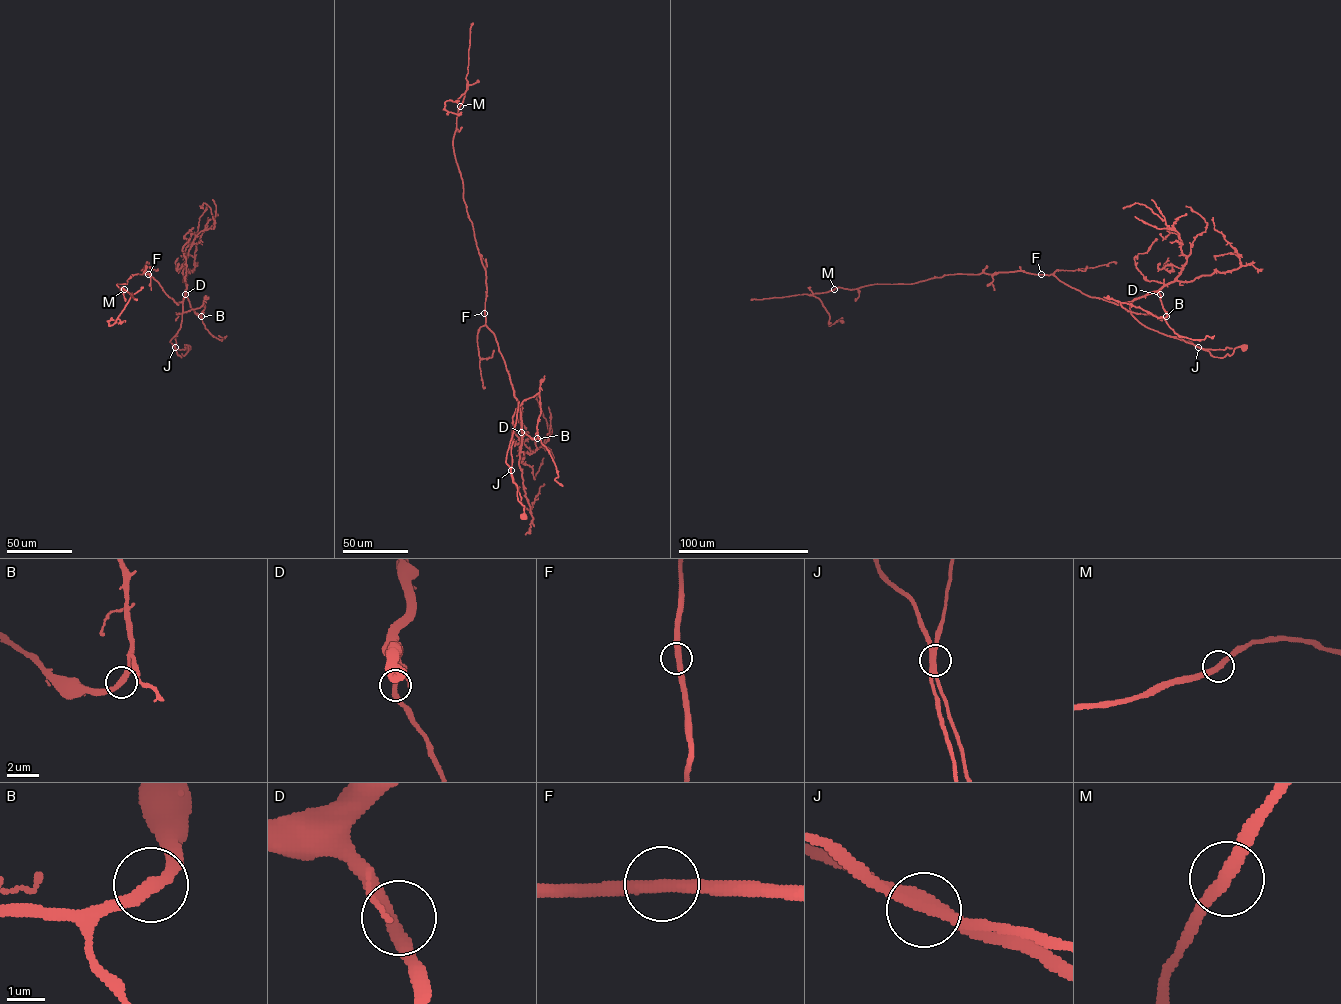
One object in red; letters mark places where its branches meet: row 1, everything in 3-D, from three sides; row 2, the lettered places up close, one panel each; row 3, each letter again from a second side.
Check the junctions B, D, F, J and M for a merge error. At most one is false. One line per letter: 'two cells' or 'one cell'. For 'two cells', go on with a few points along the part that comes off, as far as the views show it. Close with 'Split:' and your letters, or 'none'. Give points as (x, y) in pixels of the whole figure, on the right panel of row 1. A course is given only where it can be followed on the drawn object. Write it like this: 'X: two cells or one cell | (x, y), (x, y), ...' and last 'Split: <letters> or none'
B: one cell
D: one cell
F: one cell
J: two cells | (1198, 347), (1232, 348)
M: one cell
Split: J

